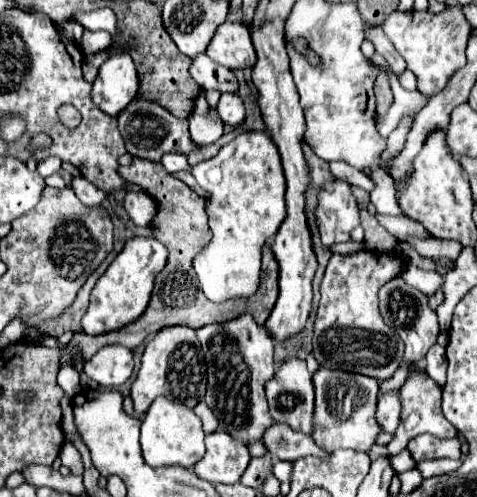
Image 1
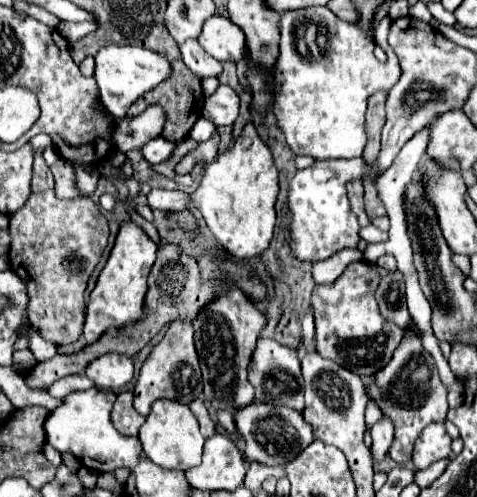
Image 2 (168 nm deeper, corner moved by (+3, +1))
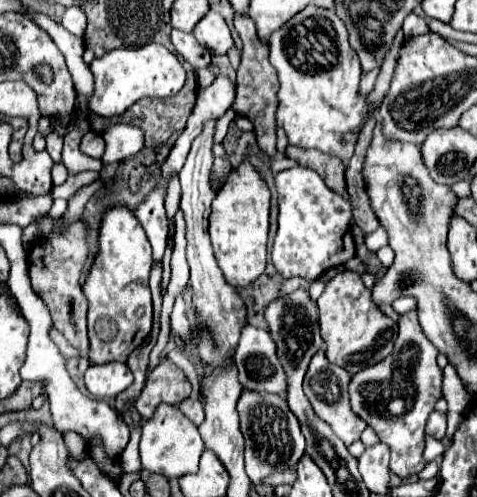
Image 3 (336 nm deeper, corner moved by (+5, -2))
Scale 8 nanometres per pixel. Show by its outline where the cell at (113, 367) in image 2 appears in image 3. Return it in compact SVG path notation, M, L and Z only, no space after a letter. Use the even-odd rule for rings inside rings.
M126 363L90 365L86 375L86 389L96 399L114 399L132 385L132 371Z

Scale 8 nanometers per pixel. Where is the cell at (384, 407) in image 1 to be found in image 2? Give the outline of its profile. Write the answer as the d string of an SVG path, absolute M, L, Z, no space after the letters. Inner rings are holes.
M382 416L372 428L370 428L370 436L372 436L372 458L374 460L382 460L388 454L388 448L392 444L394 438L394 424L392 420L388 420L386 416Z

